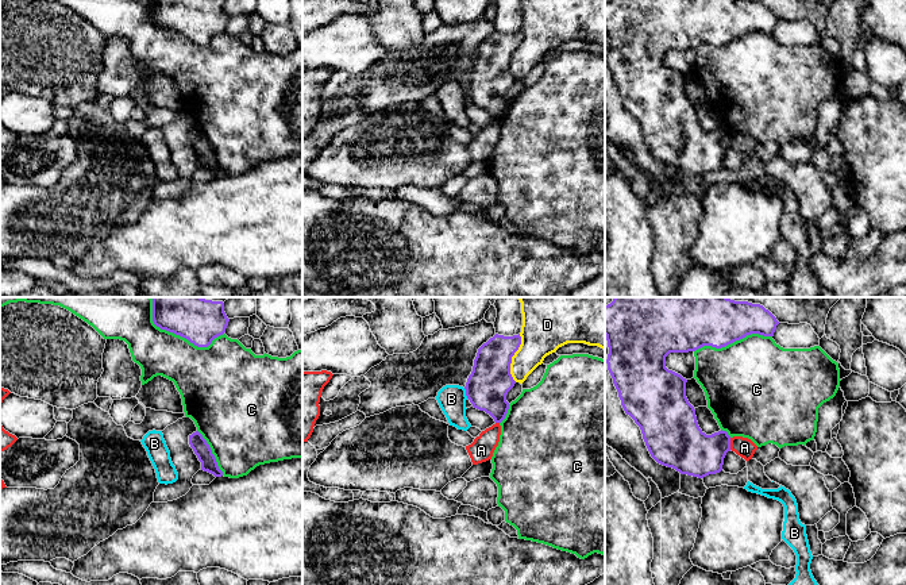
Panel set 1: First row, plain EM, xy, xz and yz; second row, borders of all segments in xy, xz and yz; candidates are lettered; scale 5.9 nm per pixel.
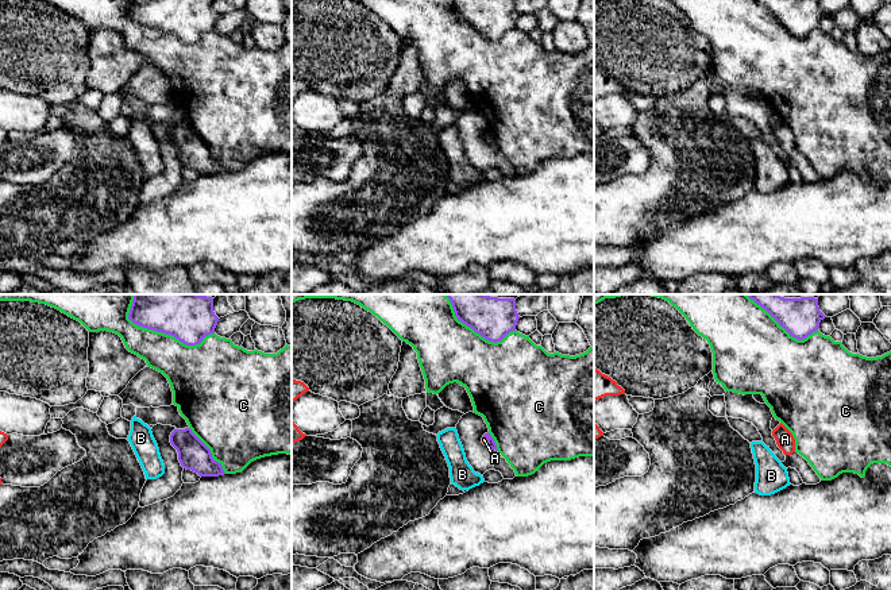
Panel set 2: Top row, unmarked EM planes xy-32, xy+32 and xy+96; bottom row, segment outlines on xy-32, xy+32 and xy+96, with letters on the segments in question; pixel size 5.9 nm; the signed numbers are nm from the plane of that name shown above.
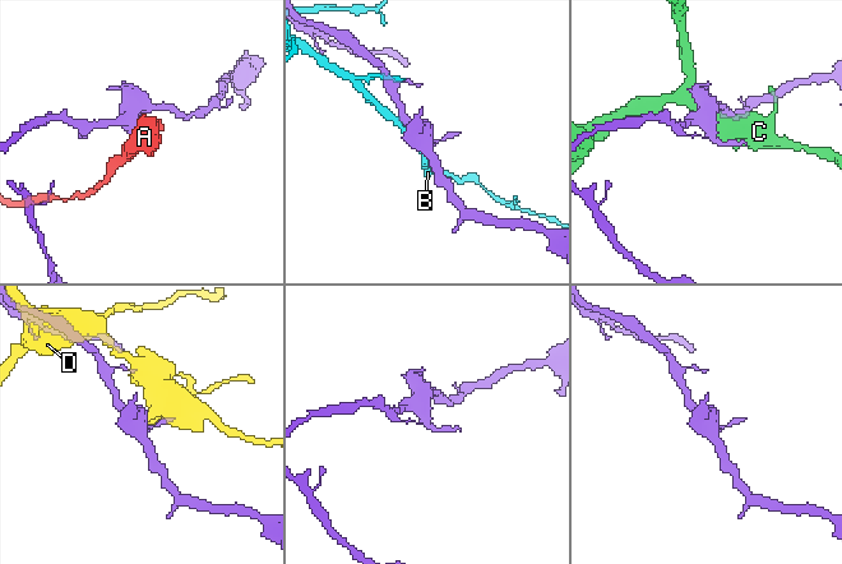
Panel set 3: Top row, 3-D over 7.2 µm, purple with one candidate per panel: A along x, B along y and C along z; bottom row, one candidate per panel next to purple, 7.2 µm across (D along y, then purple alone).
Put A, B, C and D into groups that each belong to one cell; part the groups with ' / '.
A / B / C / D

